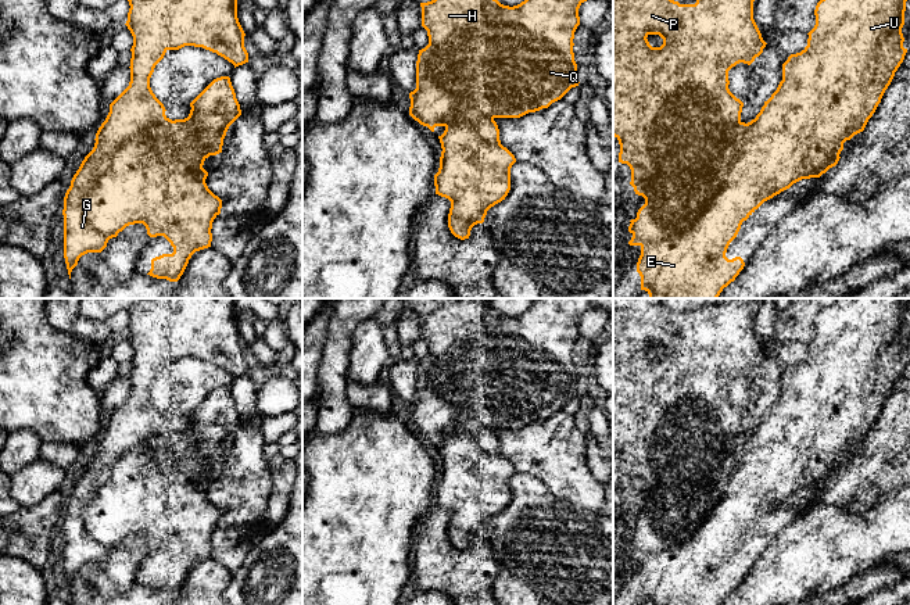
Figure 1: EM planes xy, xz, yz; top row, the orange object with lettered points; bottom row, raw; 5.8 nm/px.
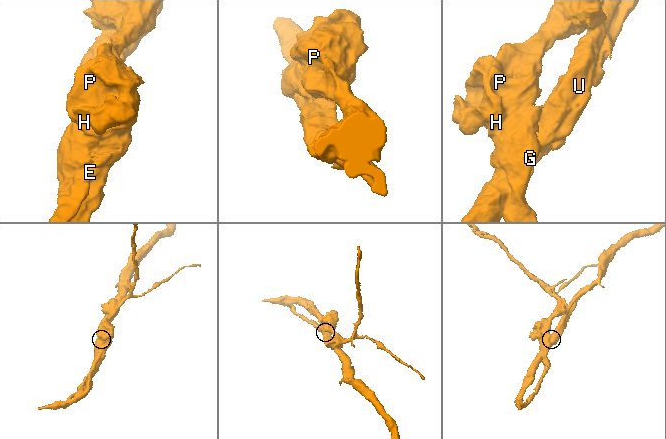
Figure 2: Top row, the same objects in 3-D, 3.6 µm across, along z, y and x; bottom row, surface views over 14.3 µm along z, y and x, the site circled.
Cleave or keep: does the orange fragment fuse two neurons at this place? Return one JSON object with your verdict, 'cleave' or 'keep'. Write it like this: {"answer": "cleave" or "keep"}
{"answer": "cleave"}

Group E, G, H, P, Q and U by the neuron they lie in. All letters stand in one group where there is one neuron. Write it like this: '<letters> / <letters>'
E U / G H P Q

